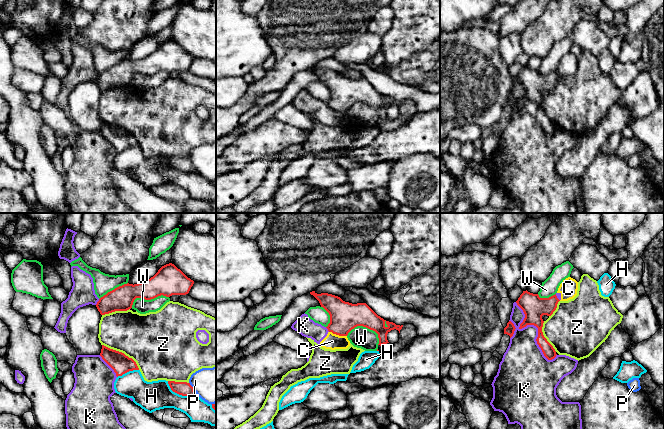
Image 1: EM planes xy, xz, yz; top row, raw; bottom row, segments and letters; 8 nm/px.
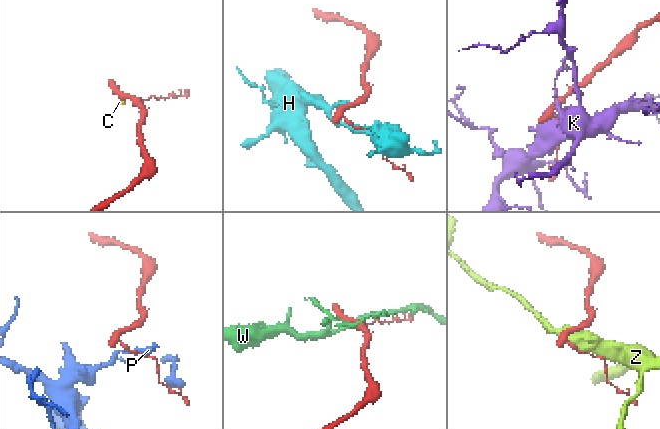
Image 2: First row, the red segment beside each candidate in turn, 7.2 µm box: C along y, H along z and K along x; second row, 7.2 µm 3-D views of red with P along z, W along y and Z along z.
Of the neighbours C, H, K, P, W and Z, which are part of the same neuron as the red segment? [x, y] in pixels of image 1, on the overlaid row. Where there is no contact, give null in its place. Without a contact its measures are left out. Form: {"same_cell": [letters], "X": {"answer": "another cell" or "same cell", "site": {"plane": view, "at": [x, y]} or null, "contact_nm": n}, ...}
{"same_cell": [], "C": {"answer": "another cell", "site": {"plane": "xz", "at": [338, 334]}, "contact_nm": 150}, "H": {"answer": "another cell", "site": {"plane": "xy", "at": [180, 394]}, "contact_nm": 280}, "K": {"answer": "another cell", "site": {"plane": "yz", "at": [534, 325]}, "contact_nm": 550}, "P": {"answer": "another cell", "site": {"plane": "xy", "at": [193, 389]}, "contact_nm": 140}, "W": {"answer": "another cell", "site": {"plane": "xz", "at": [366, 327]}, "contact_nm": 280}, "Z": {"answer": "another cell", "site": {"plane": "xy", "at": [121, 352]}, "contact_nm": 360}}

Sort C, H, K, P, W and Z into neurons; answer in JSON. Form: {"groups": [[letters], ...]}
{"groups": [["C", "K"], ["H"], ["P"], ["W"], ["Z"]]}

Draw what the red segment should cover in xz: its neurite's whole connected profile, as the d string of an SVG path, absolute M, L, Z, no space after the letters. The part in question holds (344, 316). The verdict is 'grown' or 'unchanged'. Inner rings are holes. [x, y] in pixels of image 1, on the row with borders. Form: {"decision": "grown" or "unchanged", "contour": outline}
{"decision": "unchanged", "contour": "M315 291L310 292L330 315L330 323L326 327L329 332L339 336L347 336L357 326L363 326L378 334L379 344L389 343L387 334L391 330L400 330L403 325L396 325L378 316L366 303L352 304L340 297Z"}

